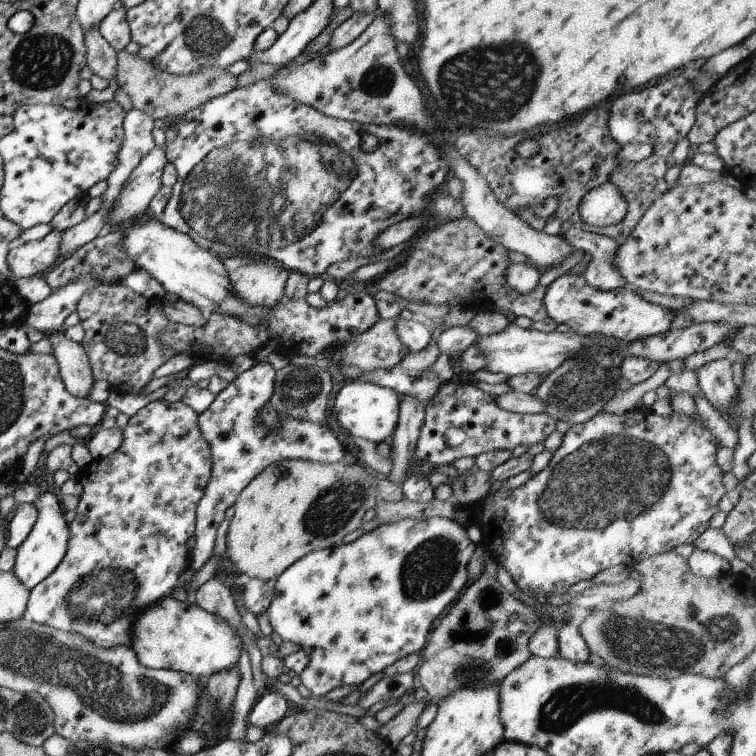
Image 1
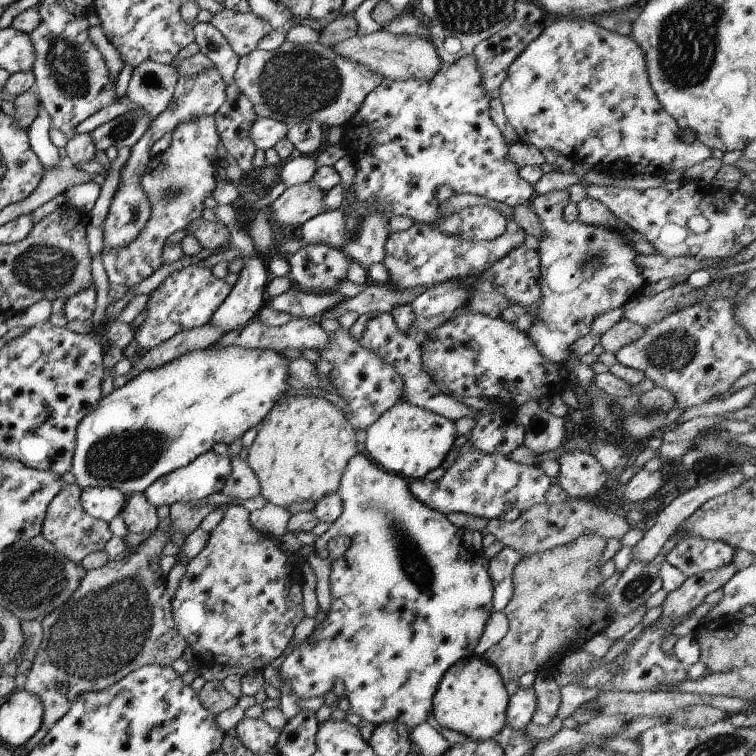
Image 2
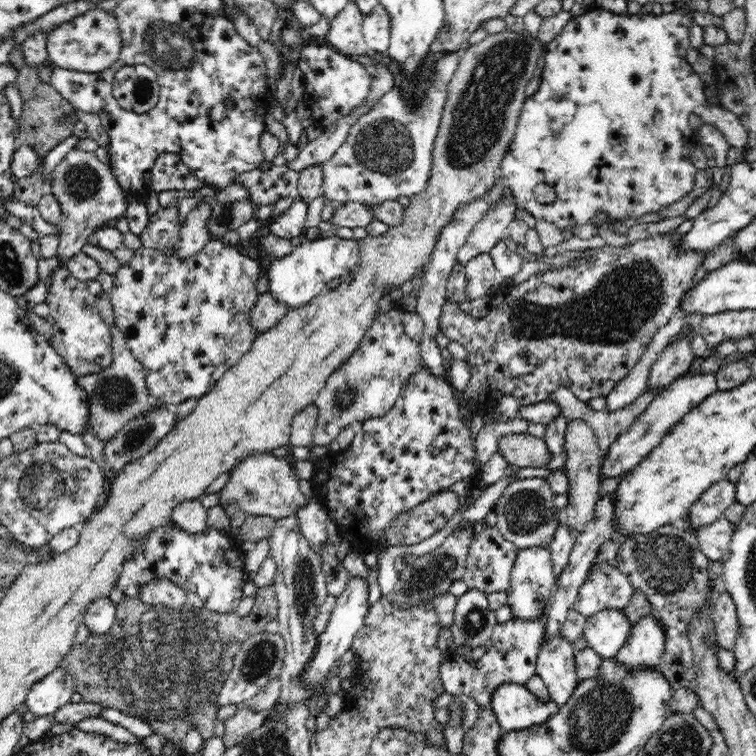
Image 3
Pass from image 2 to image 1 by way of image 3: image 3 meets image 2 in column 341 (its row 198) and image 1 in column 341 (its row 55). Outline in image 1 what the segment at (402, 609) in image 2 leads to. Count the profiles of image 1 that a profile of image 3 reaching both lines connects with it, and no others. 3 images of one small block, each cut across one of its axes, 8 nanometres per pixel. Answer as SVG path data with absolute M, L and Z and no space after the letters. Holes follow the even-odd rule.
M432 517L429 519L405 519L395 523L381 524L371 532L365 532L361 537L349 544L341 544L331 549L324 549L311 552L291 564L274 583L274 596L266 609L269 625L279 637L291 643L296 643L308 657L308 664L305 669L297 676L295 682L302 684L312 696L324 696L336 687L341 686L360 686L373 674L382 672L383 669L393 664L399 658L407 654L419 653L428 638L431 624L437 616L441 615L455 602L460 590L463 590L467 582L467 568L477 544L469 540L465 527L461 527L454 521L444 517Z

